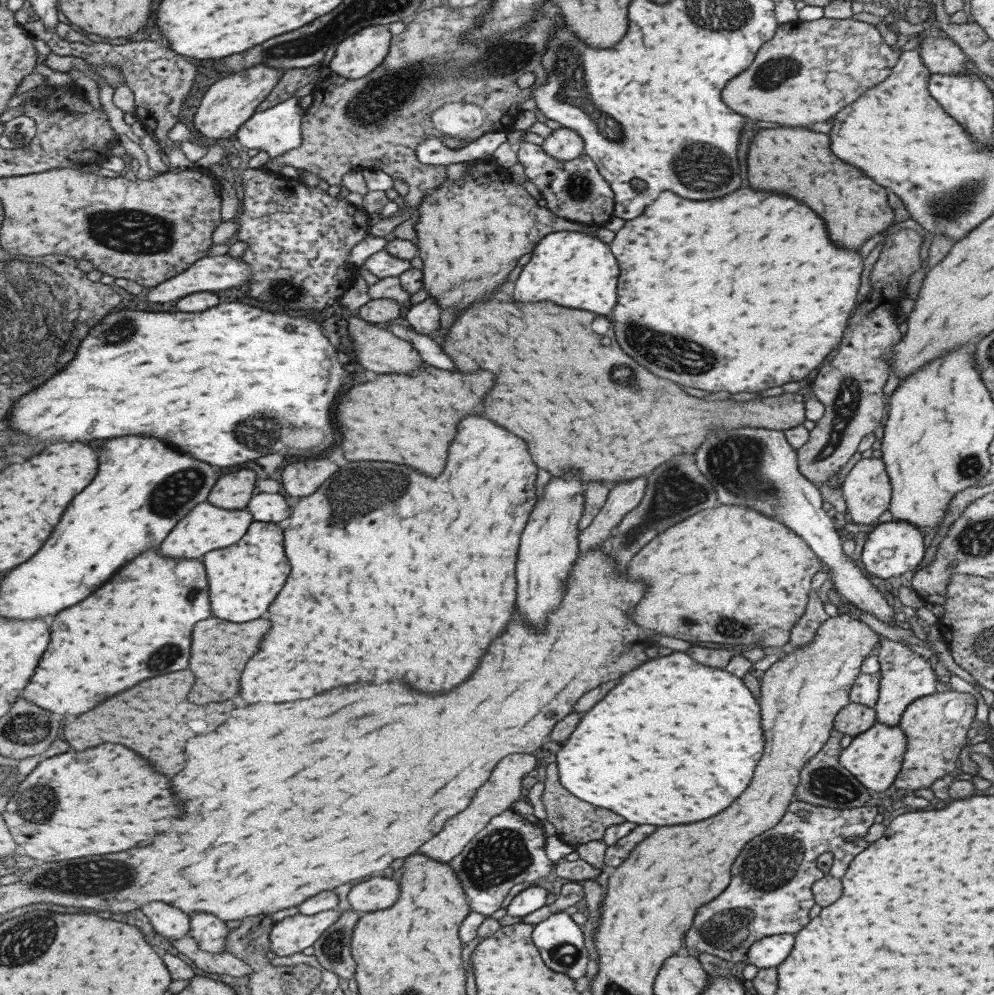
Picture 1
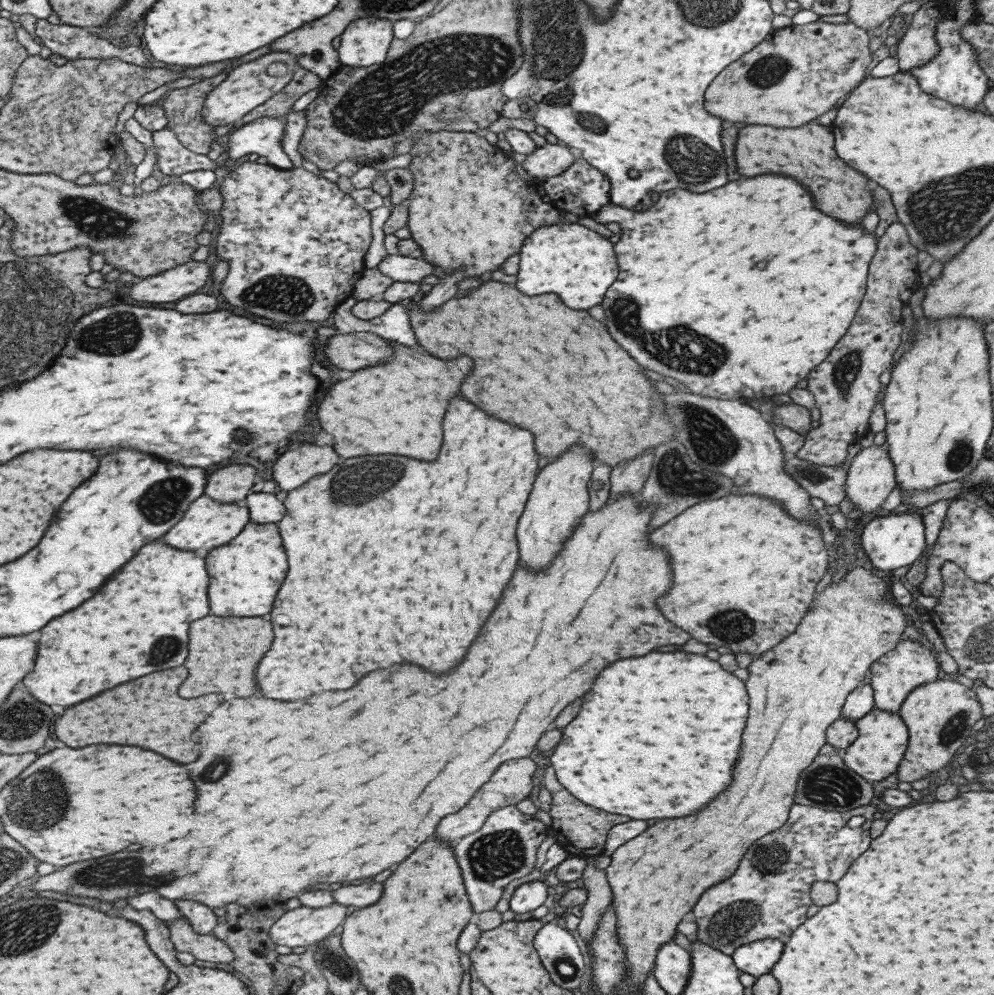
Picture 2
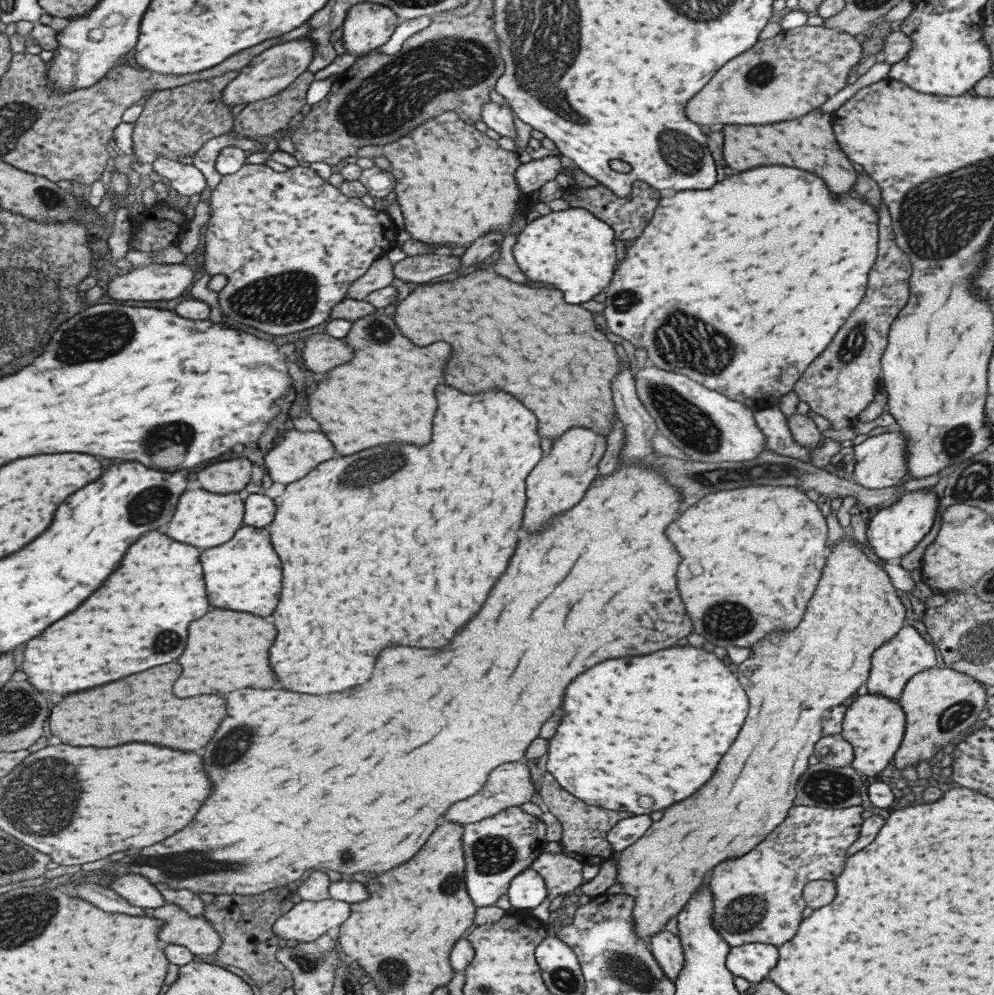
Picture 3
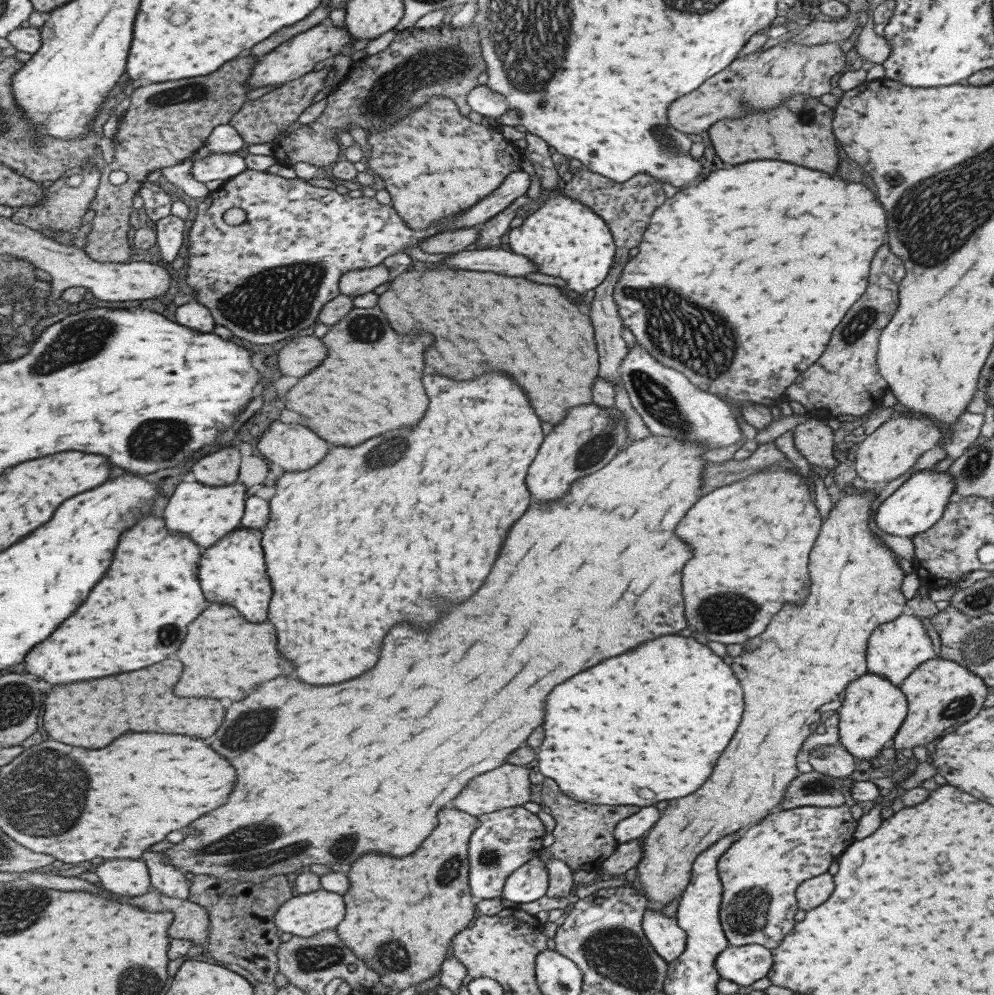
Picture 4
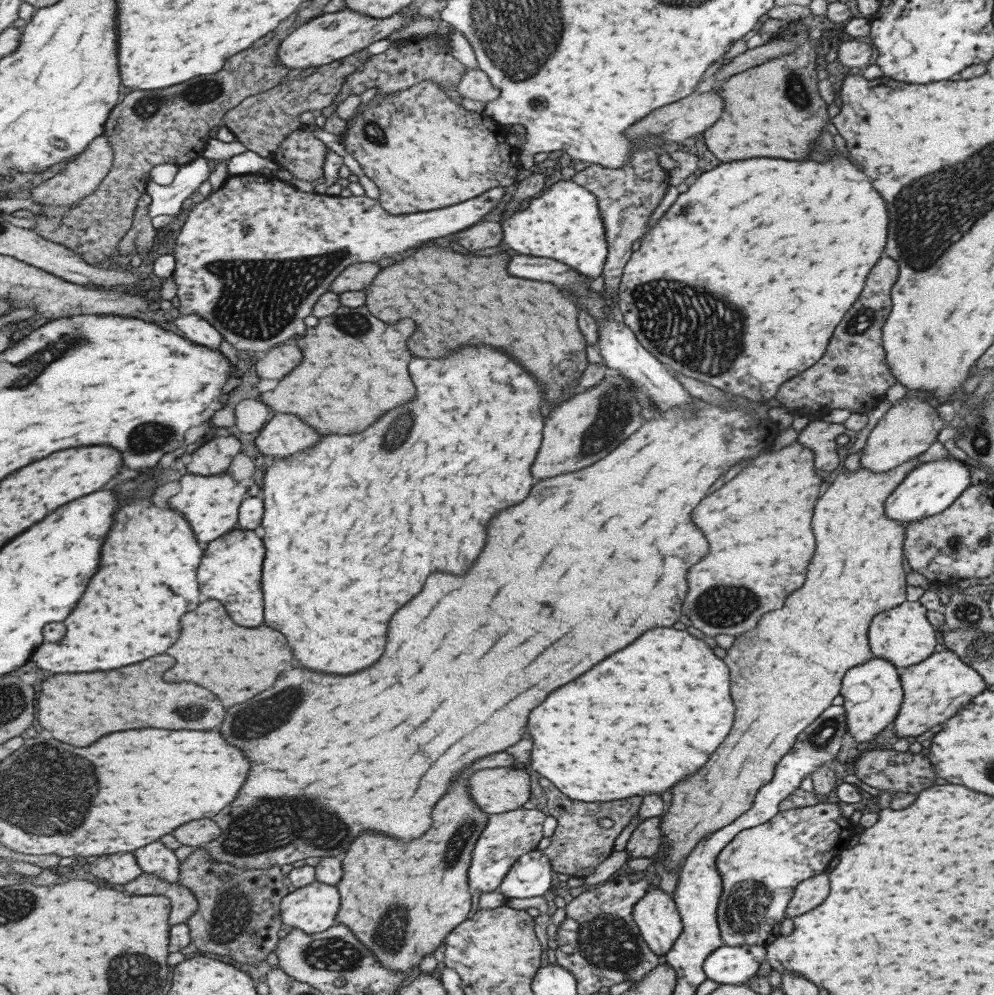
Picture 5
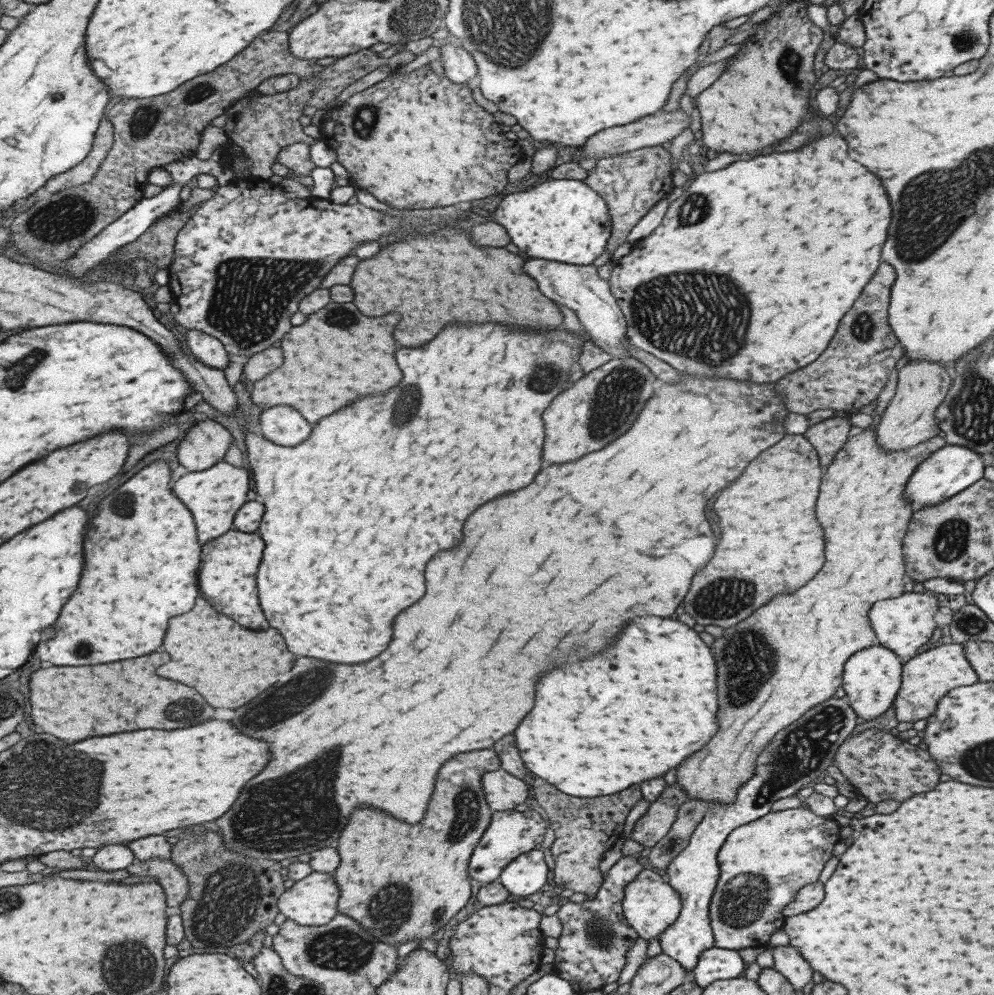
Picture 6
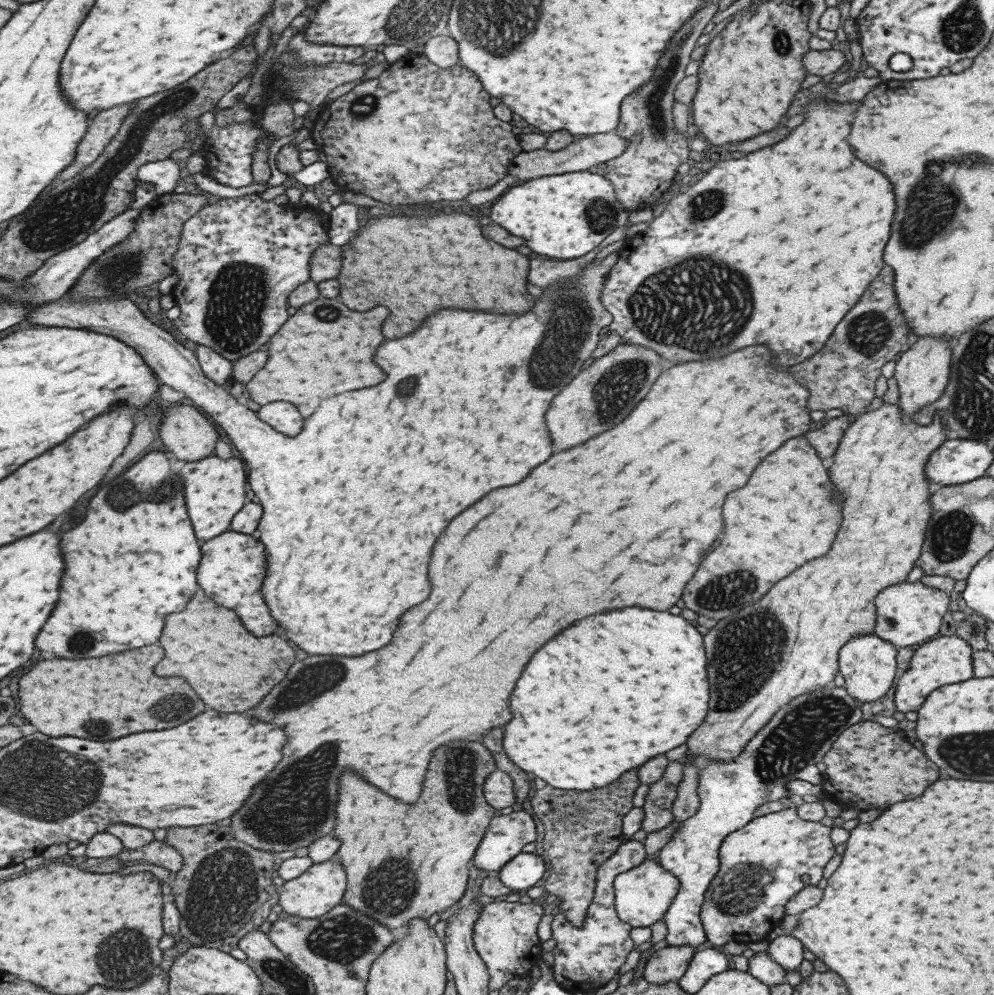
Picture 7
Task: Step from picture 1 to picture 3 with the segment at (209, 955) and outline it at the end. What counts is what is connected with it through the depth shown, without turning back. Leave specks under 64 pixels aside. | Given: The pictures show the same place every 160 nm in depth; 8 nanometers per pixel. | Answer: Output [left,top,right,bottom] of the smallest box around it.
[144,903,223,954]

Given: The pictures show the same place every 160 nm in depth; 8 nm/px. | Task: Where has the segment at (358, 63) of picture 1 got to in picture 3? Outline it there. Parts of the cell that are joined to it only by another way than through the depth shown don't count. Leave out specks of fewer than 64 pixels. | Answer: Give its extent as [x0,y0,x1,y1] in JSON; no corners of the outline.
[341,3,400,54]

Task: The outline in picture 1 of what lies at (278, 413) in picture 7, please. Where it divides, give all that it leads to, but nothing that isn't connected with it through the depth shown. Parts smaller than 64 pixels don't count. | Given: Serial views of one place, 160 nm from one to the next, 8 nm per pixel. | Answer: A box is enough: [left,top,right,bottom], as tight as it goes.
[280,458,337,498]

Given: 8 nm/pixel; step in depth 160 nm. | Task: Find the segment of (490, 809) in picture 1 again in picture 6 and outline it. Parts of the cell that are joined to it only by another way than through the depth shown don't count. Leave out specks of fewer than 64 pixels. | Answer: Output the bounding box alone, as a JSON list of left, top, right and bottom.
[480,768,527,811]

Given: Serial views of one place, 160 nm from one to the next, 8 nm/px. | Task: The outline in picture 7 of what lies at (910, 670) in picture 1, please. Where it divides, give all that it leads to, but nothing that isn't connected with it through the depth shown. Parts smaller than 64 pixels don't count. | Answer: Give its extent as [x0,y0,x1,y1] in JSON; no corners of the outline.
[874,581,949,648]

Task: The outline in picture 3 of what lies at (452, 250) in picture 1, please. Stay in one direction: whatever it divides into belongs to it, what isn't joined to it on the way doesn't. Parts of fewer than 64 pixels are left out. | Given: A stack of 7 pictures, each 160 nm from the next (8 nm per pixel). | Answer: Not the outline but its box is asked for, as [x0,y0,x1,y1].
[381,111,529,248]

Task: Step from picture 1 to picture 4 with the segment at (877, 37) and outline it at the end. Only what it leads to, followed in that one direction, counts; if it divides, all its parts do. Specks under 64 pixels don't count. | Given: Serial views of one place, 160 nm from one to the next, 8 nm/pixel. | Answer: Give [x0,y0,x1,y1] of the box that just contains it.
[667,38,845,135]

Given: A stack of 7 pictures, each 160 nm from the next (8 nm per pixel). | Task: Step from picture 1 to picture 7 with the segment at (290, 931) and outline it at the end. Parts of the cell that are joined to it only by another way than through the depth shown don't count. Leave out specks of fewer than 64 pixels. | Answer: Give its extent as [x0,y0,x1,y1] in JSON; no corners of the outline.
[278,856,346,919]

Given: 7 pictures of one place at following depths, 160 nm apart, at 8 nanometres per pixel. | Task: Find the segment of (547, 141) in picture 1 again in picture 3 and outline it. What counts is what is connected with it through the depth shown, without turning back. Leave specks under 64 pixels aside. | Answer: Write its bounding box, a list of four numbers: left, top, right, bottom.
[514,155,565,194]

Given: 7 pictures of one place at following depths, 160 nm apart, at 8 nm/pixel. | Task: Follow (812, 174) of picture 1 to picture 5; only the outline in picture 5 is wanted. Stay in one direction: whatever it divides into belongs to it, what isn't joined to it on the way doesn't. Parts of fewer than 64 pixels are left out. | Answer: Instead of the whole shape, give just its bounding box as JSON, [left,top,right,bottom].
[702,21,827,162]

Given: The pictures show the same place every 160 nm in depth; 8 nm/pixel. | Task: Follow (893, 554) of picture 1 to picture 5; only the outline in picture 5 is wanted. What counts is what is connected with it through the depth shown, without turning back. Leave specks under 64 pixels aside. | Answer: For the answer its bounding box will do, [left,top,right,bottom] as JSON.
[883,453,969,526]

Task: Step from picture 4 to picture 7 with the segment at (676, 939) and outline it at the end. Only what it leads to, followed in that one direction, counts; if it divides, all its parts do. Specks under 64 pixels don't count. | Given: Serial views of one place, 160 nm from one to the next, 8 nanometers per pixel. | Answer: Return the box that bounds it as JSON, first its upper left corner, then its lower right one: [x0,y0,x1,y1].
[612,859,679,928]

